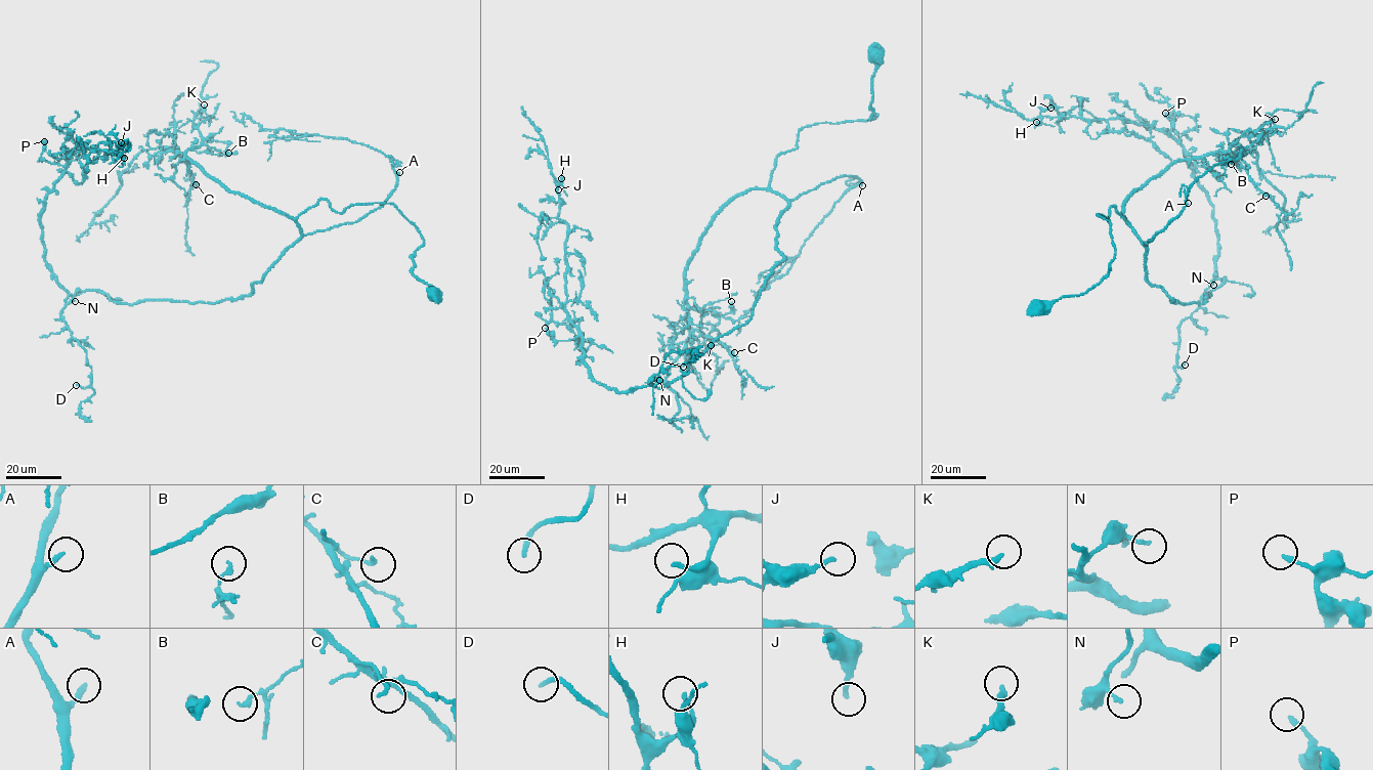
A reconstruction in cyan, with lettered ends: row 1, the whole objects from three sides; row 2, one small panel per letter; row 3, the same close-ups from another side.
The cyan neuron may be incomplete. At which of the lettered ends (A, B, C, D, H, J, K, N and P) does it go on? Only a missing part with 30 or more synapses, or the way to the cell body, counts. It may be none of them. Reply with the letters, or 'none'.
A, D

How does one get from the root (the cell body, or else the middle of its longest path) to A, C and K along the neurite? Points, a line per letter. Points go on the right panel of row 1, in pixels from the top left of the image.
A: (1037, 308), (1108, 274), (1110, 223), (1097, 215), (1109, 221), (1114, 206), (1147, 245), (1188, 203)
C: (1037, 308), (1108, 274), (1097, 215), (1114, 206), (1127, 222), (1129, 196), (1177, 161), (1230, 154), (1266, 196)
K: (1037, 308), (1108, 274), (1097, 215), (1114, 206), (1127, 222), (1152, 178), (1275, 119)

